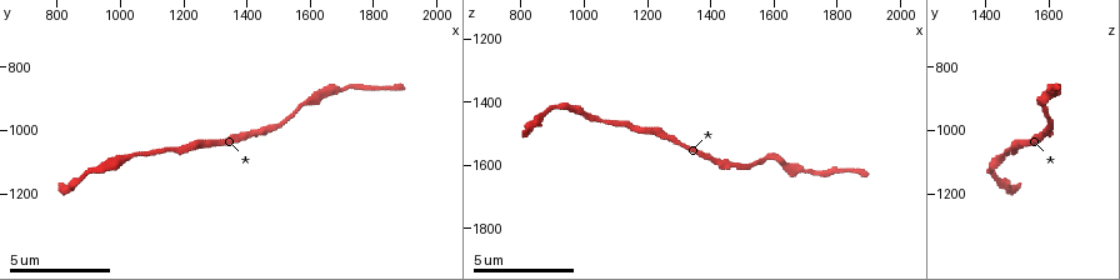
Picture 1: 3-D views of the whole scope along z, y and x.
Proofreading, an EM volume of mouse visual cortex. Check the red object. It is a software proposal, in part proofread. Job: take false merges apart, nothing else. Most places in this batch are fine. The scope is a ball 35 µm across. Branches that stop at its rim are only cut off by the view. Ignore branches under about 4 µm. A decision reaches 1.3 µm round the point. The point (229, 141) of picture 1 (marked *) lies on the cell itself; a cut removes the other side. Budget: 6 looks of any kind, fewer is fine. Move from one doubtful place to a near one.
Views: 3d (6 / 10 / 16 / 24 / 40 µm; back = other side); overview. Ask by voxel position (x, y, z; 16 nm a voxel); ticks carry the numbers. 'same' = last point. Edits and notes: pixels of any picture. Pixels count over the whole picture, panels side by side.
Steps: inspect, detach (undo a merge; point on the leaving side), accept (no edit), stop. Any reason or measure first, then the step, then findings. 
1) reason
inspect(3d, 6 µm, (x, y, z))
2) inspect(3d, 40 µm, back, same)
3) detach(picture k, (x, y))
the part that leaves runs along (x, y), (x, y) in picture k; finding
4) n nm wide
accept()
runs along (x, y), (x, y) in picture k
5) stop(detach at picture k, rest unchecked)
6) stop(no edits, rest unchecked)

calibre changes
inspect(3d, 6 µm, (1160, 1070, 1480))

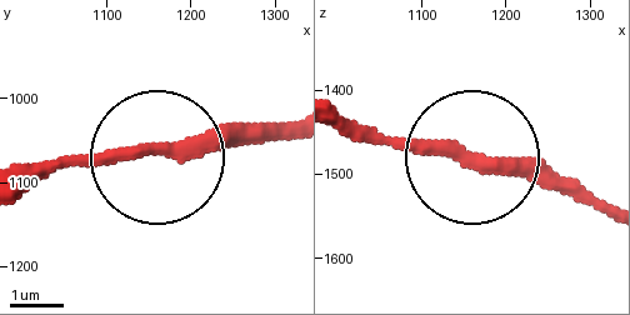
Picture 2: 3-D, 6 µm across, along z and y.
280 nm wide
accept()
runs along (600, 209), (349, 136) in picture 2; all the same cell

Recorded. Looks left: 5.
thick turns thin
inspect(3d, 10 µm, (1590, 910, 1570))

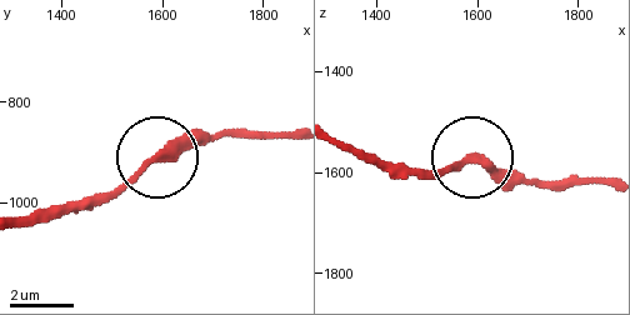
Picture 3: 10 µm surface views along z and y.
accept()
runs along (35, 219), (114, 193), (154, 158), (216, 134) in picture 3; all the same cell

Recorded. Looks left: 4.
thin neck
inspect(3d, 10 µm, (900, 1120, 1420))

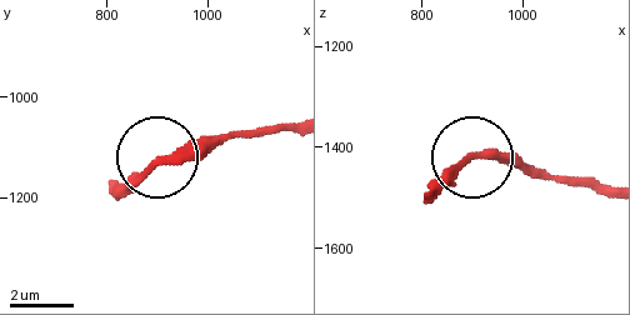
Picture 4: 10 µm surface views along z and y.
from behind
inspect(3d, 10 µm, back, (900, 1130, 1415))

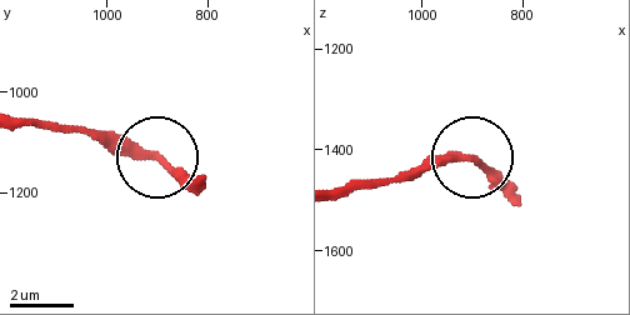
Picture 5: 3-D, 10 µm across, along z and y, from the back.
220 nm wide
accept()
runs along (21, 125), (63, 125), (156, 154) in picture 5; all the same cell

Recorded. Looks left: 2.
stop(no edits, rest unchecked)

